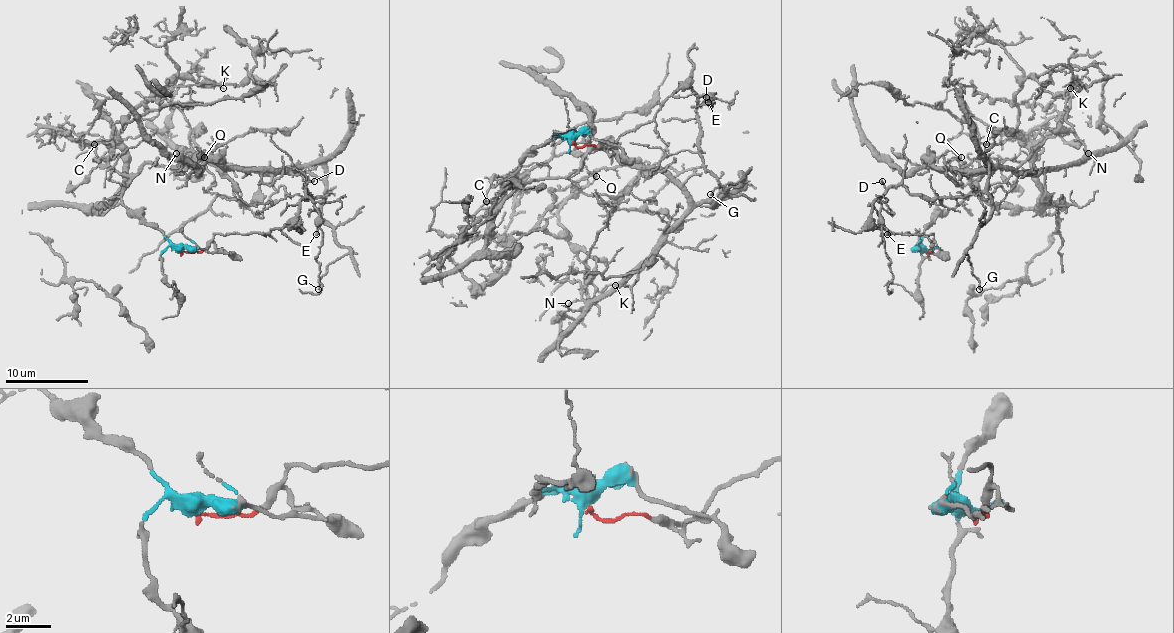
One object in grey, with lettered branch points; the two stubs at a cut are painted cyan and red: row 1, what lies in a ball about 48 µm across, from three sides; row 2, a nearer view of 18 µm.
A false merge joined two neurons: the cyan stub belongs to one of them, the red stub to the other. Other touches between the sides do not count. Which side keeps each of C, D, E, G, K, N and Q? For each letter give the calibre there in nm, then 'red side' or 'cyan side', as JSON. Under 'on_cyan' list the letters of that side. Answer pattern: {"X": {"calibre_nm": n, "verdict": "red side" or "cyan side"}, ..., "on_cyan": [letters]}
{"C": {"calibre_nm": 110, "verdict": "cyan side"}, "D": {"calibre_nm": 140, "verdict": "red side"}, "E": {"calibre_nm": 140, "verdict": "red side"}, "G": {"calibre_nm": 120, "verdict": "red side"}, "K": {"calibre_nm": 110, "verdict": "cyan side"}, "N": {"calibre_nm": 130, "verdict": "red side"}, "Q": {"calibre_nm": 130, "verdict": "cyan side"}, "on_cyan": ["C", "K", "Q"]}

